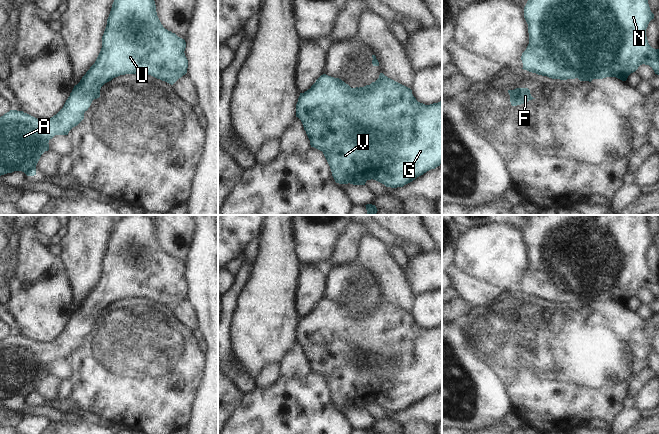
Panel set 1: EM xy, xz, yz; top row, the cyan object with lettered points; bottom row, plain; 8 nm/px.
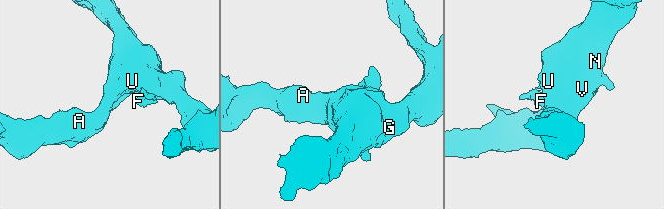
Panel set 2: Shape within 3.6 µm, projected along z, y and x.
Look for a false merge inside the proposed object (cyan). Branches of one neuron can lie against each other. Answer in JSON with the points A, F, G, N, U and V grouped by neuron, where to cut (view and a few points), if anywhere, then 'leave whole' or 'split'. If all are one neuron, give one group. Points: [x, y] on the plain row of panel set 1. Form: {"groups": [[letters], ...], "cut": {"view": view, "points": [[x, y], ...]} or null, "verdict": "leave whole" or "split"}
{"groups": [["A", "G", "N", "U", "V"], ["F"]], "cut": {"view": "xz", "points": [[370, 310], [362, 315], [358, 314]]}, "verdict": "split"}

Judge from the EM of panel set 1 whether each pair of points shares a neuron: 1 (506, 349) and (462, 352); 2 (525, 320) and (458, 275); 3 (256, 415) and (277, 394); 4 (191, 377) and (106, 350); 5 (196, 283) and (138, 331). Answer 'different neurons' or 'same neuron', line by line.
1: different neurons
2: different neurons
3: same neuron
4: same neuron
5: different neurons

